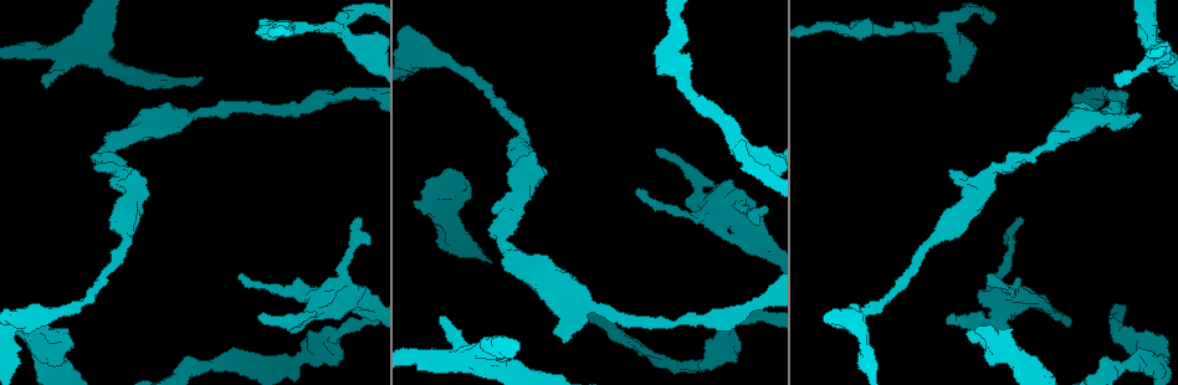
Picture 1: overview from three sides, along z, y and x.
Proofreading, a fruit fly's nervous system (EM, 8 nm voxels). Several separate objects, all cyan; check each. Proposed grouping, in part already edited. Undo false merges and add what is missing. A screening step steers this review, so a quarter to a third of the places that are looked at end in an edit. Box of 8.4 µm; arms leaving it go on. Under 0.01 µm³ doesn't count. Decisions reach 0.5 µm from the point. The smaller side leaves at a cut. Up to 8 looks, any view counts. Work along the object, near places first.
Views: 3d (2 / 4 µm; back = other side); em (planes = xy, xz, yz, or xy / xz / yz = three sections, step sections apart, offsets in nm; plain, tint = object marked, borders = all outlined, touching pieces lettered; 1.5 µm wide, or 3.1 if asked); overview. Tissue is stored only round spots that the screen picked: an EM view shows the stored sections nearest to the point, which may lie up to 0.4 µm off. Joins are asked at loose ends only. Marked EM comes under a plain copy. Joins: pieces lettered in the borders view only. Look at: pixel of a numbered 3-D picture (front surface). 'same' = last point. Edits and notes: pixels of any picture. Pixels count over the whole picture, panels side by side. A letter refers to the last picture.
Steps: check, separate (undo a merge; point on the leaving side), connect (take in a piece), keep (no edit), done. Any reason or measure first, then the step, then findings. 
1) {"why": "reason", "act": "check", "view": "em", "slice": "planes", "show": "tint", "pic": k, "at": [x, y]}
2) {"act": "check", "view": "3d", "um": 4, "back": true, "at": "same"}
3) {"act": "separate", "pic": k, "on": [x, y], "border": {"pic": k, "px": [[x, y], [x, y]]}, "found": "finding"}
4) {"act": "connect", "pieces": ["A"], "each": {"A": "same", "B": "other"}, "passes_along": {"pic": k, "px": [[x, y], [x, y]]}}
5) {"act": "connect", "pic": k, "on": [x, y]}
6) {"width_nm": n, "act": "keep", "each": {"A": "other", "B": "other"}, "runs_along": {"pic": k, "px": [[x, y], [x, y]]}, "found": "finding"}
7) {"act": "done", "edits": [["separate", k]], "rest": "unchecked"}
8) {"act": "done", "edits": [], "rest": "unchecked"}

{"why": "abrupt turn", "act": "check", "view": "em", "slice": "planes", "show": "borders", "pic": 1, "at": [945, 30]}

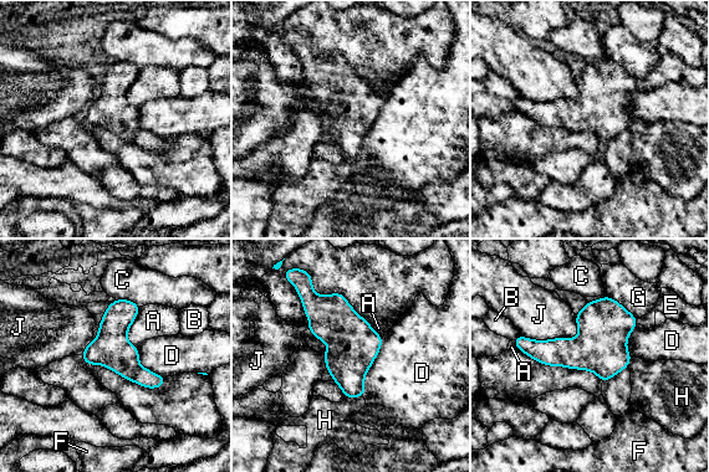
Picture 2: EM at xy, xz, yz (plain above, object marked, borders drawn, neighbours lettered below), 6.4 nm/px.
{"width_nm": 240, "act": "keep", "each": {"A": "other", "B": "other", "C": "other", "D": "other", "E": "other", "F": "other", "G": "other", "H": "other", "J": "other"}, "border": {"pic": 2, "px": [[383, 337], [365, 375], [363, 396]]}, "found": "one cell here"}

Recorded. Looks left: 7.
{"why": "thin end", "act": "check", "view": "3d", "um": 2, "pic": 1, "at": [754, 219]}

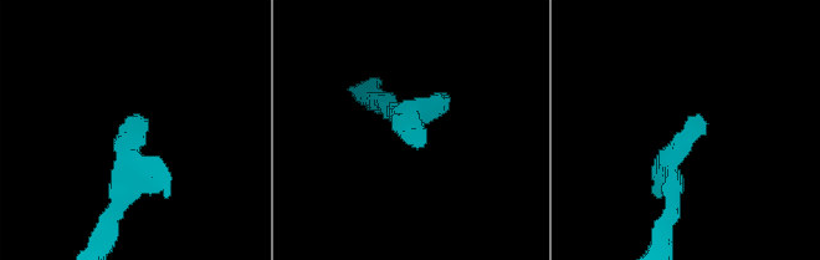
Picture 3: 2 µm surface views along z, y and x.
{"act": "check", "view": "em", "slice": "planes", "show": "borders", "pic": 3, "at": [698, 113]}

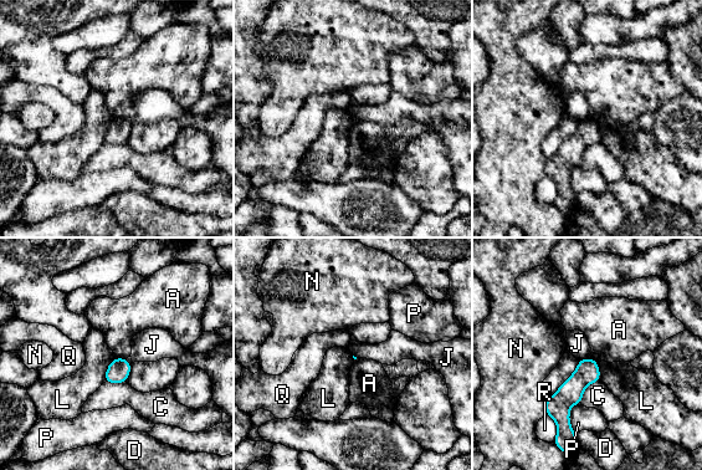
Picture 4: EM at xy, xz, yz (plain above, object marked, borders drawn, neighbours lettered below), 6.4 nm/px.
{"longest_contact_nm": ["P", 200], "act": "keep", "each": {"A": "other", "C": "other", "D": "other", "J": "other", "L": "other", "N": "other", "P": "other", "Q": "other", "R": "other"}, "border": {"pic": 4, "px": [[589, 357], [595, 361], [600, 379]]}, "found": "none of them fits"}

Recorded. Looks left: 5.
{"why": "thick end", "act": "check", "view": "3d", "um": 4, "pic": 1, "at": [980, 316]}

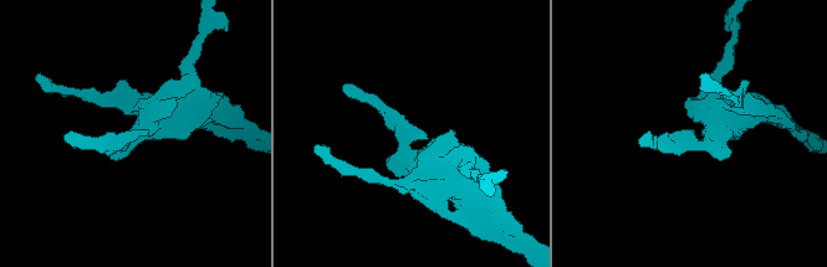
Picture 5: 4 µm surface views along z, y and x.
{"arm_widths_nm": [160, 440], "why": "shape alone is not enough", "act": "check", "view": "em", "slice": "xy", "step": 8, "show": "tint", "pic": 5, "at": [143, 131]}

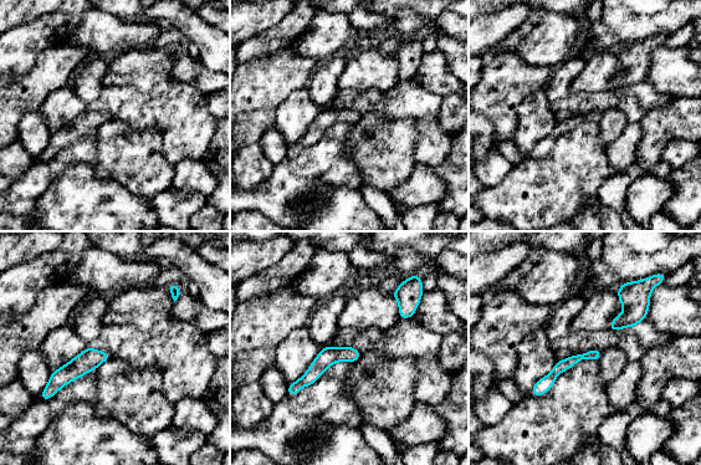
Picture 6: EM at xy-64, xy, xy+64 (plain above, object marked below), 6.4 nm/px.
{"act": "check", "view": "em", "slice": "planes", "show": "borders", "at": "same"}

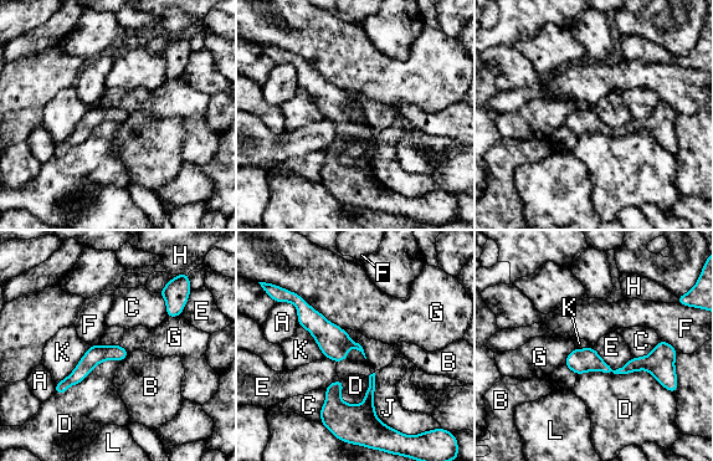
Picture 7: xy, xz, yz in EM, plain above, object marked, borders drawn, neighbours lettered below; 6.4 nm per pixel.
{"act": "keep", "each": {"A": "other", "B": "other", "C": "other", "D": "other", "E": "other", "F": "other", "G": "other", "H": "other", "J": "other", "K": "other", "L": "other"}, "border": {"pic": 7, "px": [[292, 291], [344, 331]]}, "found": "no lettered piece goes on from it"}

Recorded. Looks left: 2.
{"act": "done", "edits": [], "rest": "unchecked"}

